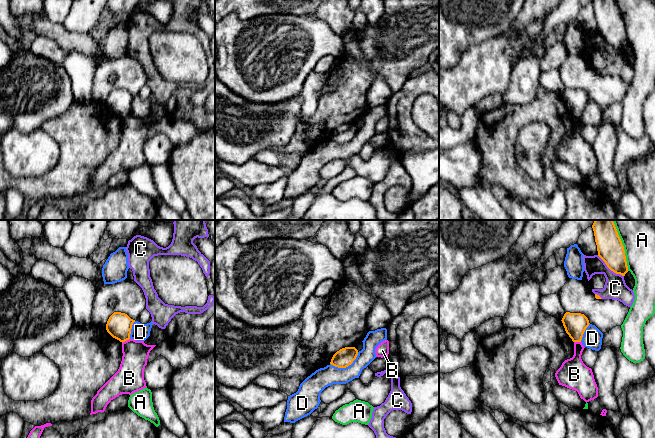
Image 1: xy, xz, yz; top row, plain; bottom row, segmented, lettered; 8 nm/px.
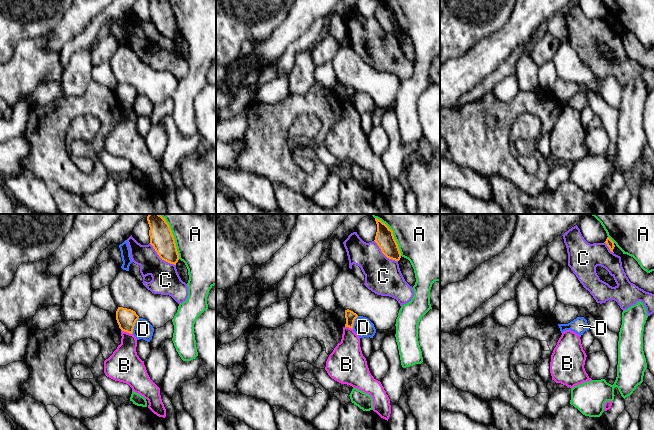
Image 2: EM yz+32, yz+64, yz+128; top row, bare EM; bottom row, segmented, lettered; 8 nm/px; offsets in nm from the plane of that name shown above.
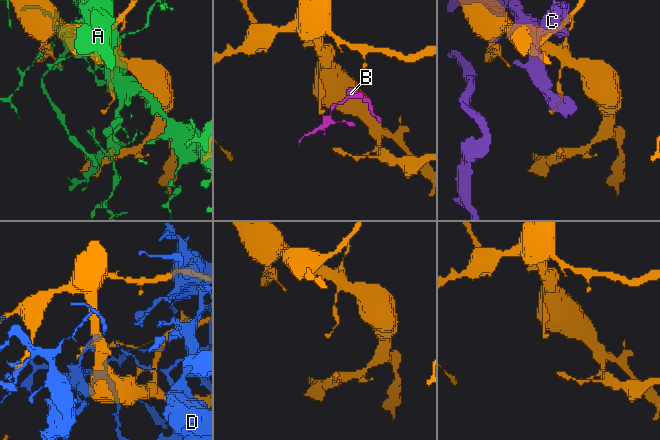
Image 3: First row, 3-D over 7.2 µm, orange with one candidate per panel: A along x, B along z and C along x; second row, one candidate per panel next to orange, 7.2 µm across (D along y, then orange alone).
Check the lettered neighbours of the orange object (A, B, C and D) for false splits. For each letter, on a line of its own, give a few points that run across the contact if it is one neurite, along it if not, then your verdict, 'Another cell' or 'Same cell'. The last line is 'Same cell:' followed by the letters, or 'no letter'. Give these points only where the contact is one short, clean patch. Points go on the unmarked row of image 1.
A: Another cell
B: Line: xy (129, 114), (122, 119). Another cell
C: Another cell
D: Another cell
Same cell: no letter

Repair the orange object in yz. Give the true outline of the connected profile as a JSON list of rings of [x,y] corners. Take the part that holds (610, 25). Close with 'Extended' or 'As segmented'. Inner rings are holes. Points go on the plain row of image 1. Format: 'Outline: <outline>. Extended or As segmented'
Outline: [[[593,0],[592,4],[598,32],[611,47],[625,52],[628,48],[625,26],[615,0]]]. As segmented

